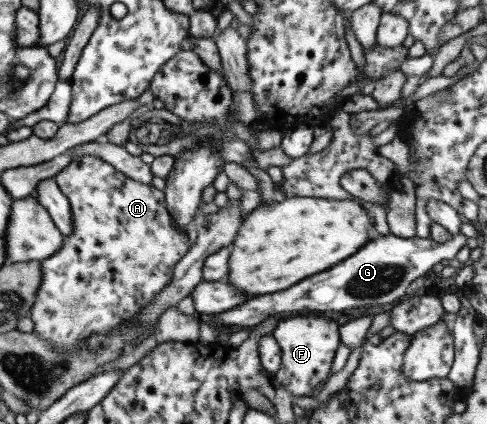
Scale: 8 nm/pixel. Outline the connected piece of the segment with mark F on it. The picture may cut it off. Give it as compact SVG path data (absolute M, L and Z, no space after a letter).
M305 313L280 320L271 331L275 343L280 348L281 365L278 371L269 378L277 388L292 396L312 395L311 390L326 382L328 371L339 345L339 333L334 321L328 320L317 313Z

